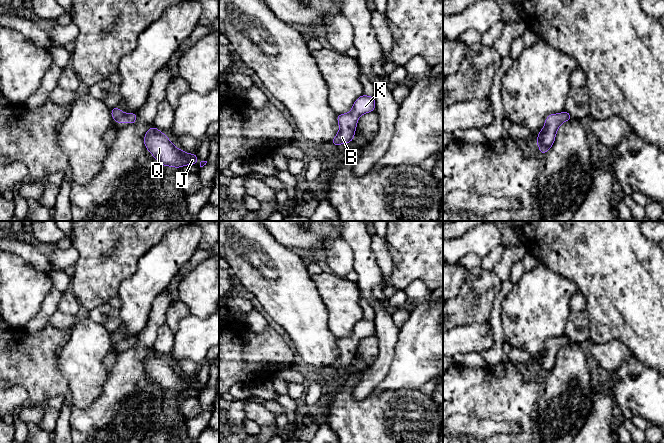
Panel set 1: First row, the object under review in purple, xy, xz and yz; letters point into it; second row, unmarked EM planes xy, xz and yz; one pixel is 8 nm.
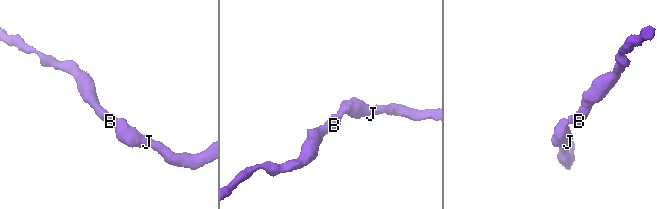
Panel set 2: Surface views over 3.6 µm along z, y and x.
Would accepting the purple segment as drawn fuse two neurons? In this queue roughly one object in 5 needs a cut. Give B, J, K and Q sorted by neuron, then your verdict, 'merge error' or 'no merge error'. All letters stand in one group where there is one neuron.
B J K Q; no merge error

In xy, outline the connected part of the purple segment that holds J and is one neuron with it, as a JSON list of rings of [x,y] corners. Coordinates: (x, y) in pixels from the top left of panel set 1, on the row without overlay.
[[[154,350],[146,356],[144,368],[155,384],[166,391],[194,390],[198,385],[195,377],[187,378],[182,373],[177,373],[167,360]]]

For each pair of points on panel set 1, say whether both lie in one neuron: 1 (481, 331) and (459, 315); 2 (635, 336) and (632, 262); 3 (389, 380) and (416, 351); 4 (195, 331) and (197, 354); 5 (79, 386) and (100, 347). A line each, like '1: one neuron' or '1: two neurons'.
1: two neurons
2: one neuron
3: one neuron
4: one neuron
5: one neuron

